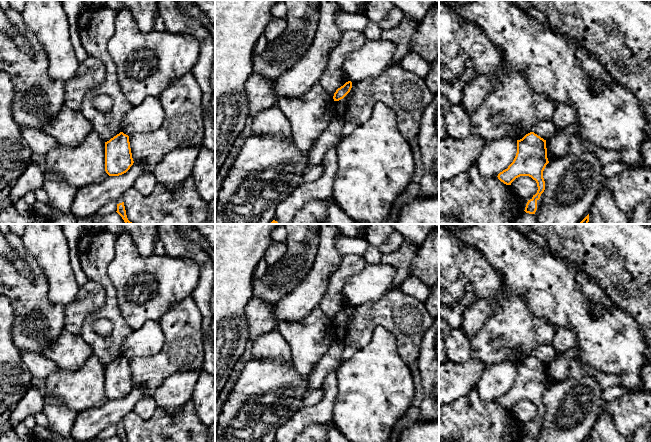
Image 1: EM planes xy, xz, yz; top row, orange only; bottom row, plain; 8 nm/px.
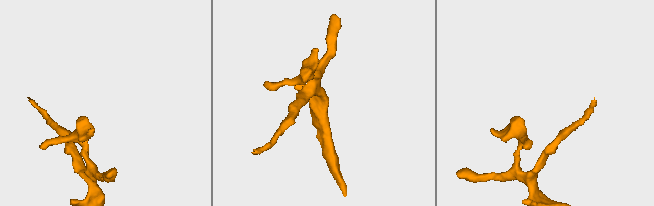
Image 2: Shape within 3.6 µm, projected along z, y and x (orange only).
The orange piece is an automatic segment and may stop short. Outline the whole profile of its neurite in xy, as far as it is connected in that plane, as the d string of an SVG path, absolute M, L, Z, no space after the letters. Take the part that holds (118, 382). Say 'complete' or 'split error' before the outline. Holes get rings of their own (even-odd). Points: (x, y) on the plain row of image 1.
complete; M120 356L105 366L105 395L109 400L126 397L133 387L128 359Z

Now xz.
complete; M351 305L346 306L343 310L338 312L333 320L334 325L339 325L343 323L350 316L351 312L352 312Z

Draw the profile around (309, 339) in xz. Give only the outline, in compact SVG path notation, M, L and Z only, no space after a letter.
M316 307L296 322L281 322L277 329L288 343L294 368L299 375L310 376L336 338L334 323Z

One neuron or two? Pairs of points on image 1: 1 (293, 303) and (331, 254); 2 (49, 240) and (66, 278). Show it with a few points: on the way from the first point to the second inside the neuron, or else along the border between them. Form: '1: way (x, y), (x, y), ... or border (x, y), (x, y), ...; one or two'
1: way (305, 291), (317, 279), (324, 266); one
2: way (50, 249), (57, 269); one

